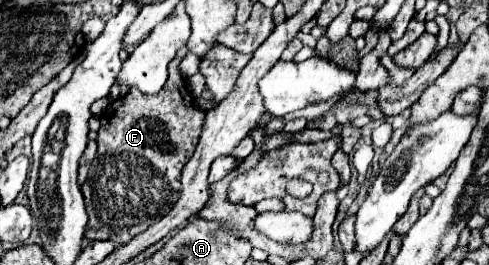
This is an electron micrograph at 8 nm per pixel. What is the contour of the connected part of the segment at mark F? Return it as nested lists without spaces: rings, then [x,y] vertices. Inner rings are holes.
[[[180,49],[172,65],[168,65],[168,81],[164,89],[156,95],[144,95],[138,89],[130,89],[124,97],[112,101],[106,111],[100,115],[102,127],[98,131],[98,155],[90,165],[88,179],[82,185],[86,211],[88,211],[88,225],[86,237],[88,239],[102,239],[114,241],[116,245],[130,243],[138,233],[146,231],[150,225],[158,223],[164,215],[168,215],[180,197],[180,178],[184,165],[194,155],[198,145],[200,129],[204,123],[204,111],[196,105],[188,105],[188,89],[186,81],[180,73],[180,61],[186,57],[188,49]]]

